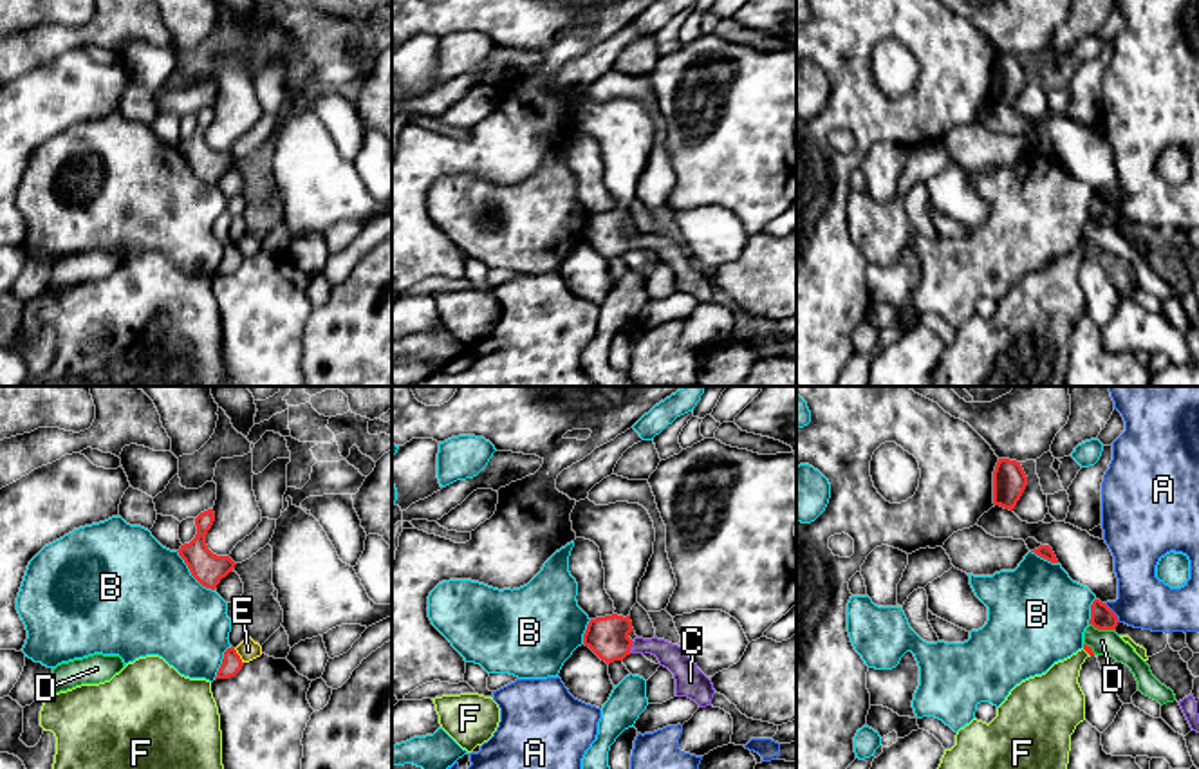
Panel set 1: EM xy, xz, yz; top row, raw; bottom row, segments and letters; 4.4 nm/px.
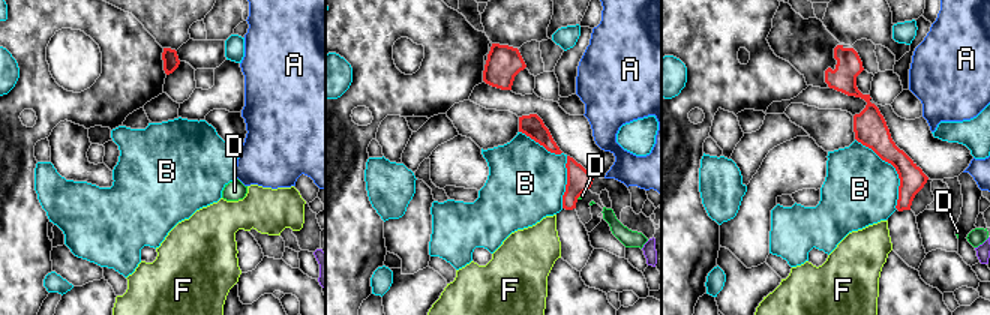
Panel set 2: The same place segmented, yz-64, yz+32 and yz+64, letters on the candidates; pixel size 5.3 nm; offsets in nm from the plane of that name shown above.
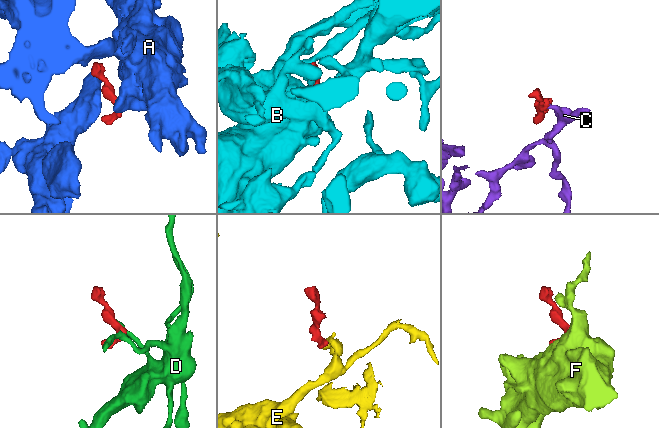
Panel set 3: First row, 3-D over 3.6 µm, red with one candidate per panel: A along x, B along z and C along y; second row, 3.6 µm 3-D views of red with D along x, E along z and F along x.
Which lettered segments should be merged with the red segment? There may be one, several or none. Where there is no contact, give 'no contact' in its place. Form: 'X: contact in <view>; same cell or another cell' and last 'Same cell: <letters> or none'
A: contact in yz; another cell
B: contact in xy; another cell
C: contact in xz; same cell
D: contact in yz; another cell
E: contact in xy; another cell
F: contact in yz; another cell
Same cell: C

